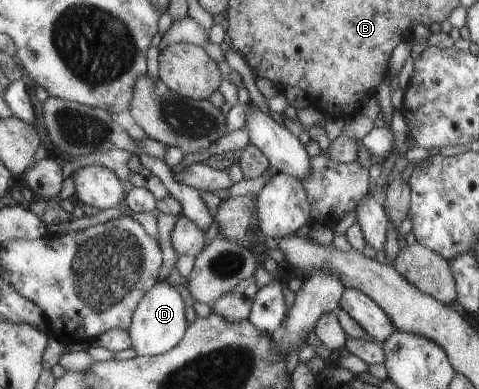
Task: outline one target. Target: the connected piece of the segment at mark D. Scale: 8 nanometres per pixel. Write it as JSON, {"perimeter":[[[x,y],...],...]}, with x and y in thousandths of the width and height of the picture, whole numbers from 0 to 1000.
{"perimeter":[[[340,728],[319,738],[284,794],[271,835],[269,851],[282,907],[290,915],[330,915],[374,887],[397,833],[386,799],[390,799],[390,784],[382,774],[382,758],[365,743],[365,735]]]}

